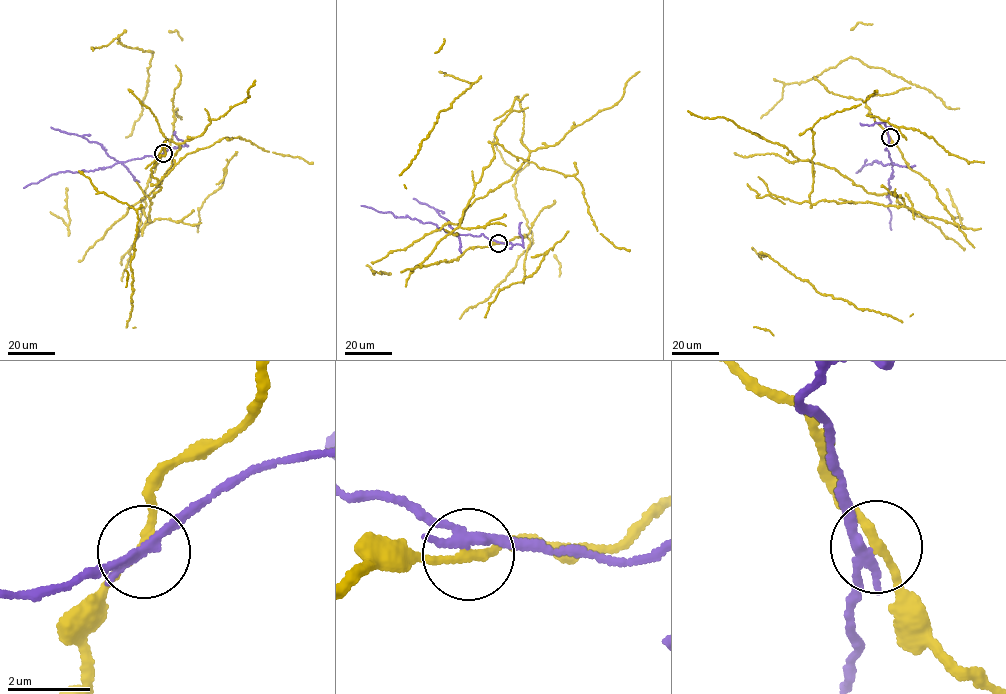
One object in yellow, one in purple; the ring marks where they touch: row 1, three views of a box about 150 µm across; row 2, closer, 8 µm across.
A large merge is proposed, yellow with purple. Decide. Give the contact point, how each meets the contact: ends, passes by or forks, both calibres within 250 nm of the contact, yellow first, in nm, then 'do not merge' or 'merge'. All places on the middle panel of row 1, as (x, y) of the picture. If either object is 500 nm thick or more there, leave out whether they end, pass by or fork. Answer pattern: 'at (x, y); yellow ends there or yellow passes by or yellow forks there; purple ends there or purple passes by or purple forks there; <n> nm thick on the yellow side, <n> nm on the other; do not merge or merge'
at (498, 243); yellow passes by; purple passes by; 200 nm thick on the yellow side, 220 nm on the other; do not merge

